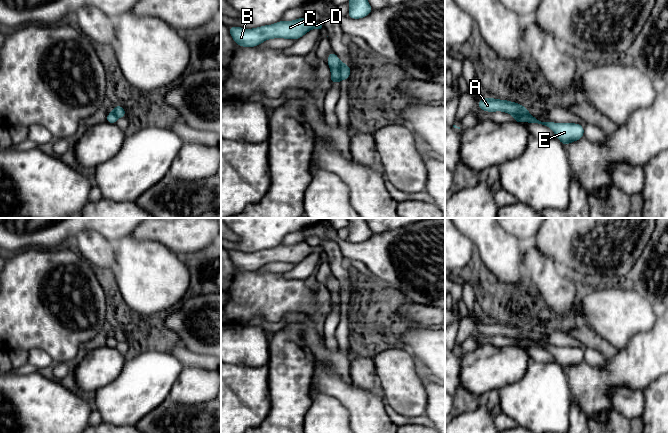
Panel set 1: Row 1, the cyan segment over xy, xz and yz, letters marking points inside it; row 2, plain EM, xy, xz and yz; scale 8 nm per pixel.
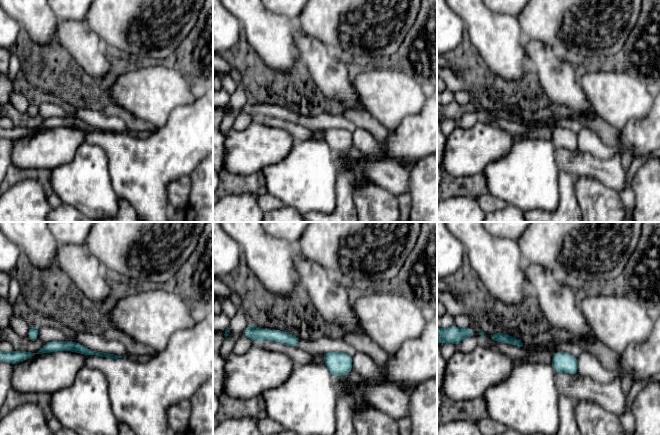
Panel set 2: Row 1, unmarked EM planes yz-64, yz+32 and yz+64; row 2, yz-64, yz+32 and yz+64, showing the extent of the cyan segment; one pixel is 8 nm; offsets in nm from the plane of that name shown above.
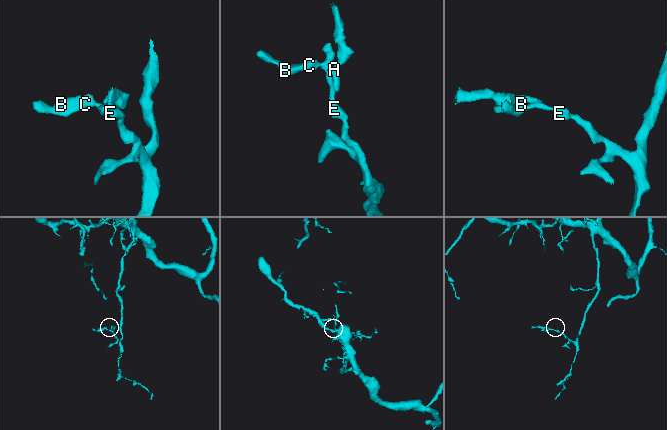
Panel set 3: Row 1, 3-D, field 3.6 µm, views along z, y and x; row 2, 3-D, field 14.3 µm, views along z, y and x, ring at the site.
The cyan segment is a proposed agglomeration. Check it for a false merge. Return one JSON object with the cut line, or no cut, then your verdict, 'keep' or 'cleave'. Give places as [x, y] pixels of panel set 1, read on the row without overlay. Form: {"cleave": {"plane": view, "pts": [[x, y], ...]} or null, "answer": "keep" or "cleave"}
{"cleave": {"plane": "yz", "pts": [[529, 338], [512, 339]]}, "answer": "cleave"}

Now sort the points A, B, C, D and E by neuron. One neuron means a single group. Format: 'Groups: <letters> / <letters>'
Groups: A / B C D E

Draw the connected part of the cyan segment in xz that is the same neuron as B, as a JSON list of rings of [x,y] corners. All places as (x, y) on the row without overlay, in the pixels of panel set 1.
[[[306,241],[294,245],[279,245],[272,249],[264,249],[254,253],[245,253],[237,250],[228,250],[234,266],[240,271],[257,271],[262,266],[273,262],[297,264],[311,253],[320,256],[325,252],[322,245],[311,247]]]

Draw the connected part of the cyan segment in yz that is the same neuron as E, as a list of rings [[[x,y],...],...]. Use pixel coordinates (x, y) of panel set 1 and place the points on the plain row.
[[[530,338],[525,340],[512,340],[516,347],[538,347],[549,351],[565,371],[569,367],[579,365],[584,361],[584,350],[577,347],[541,346]]]

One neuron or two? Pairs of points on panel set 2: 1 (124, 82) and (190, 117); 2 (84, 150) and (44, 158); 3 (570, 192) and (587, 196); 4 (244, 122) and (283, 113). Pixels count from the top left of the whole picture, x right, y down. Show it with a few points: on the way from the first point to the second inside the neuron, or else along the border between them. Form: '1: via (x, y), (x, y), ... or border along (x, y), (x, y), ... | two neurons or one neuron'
1: border along (196, 99), (177, 106), (160, 127) | two neurons
2: border along (85, 142), (78, 147), (70, 161), (56, 166) | two neurons
3: border along (575, 177), (575, 195), (581, 211) | two neurons
4: border along (243, 110), (253, 117) | two neurons

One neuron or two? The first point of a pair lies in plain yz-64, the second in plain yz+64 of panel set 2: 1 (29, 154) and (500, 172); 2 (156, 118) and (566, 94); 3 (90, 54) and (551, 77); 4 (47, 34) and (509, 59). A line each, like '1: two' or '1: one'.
1: two
2: two
3: one
4: one

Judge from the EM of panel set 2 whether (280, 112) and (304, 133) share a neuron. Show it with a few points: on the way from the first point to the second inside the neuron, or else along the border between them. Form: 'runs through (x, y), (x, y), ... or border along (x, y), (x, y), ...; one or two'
border along (267, 115), (298, 122), (312, 130); two

